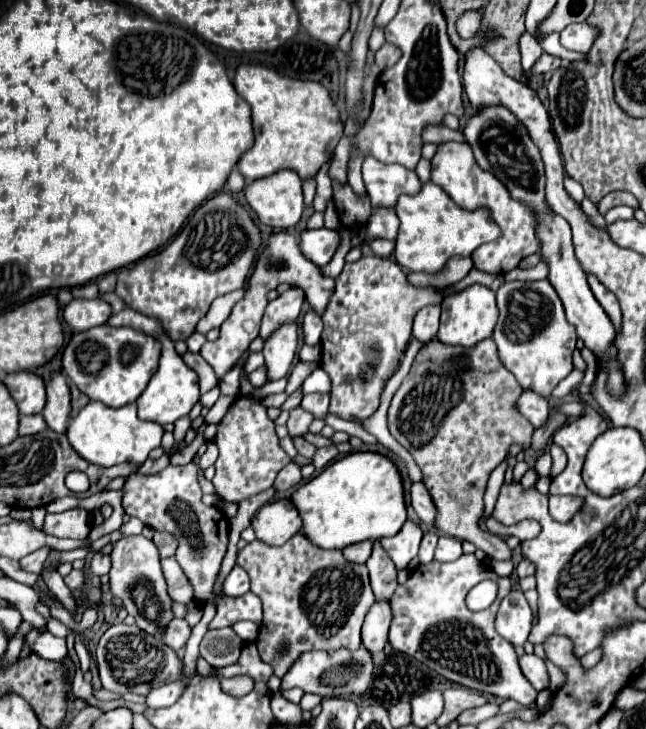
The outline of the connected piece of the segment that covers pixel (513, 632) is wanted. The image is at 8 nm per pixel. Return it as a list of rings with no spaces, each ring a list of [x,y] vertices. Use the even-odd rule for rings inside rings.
[[[512,589],[496,613],[496,631],[512,645],[524,645],[532,629],[532,609],[520,589]]]

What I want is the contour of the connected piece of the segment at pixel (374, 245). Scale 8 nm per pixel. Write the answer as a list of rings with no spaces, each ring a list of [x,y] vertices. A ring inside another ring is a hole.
[[[370,239],[368,241],[370,249],[378,255],[378,257],[390,257],[394,251],[394,241],[386,241],[386,239]]]

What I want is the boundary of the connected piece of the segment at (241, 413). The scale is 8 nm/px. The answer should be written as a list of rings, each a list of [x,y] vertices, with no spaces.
[[[238,397],[230,407],[228,415],[222,419],[222,425],[214,437],[220,455],[214,463],[216,475],[212,479],[216,493],[224,501],[240,503],[252,495],[258,495],[272,487],[280,469],[290,461],[290,457],[280,449],[278,435],[274,431],[274,421],[266,415],[266,407],[260,405],[260,399]]]

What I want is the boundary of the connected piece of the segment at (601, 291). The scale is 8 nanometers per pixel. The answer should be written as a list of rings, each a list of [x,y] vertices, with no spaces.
[[[588,275],[588,285],[590,285],[594,297],[598,299],[598,303],[602,305],[602,309],[604,309],[604,311],[608,313],[608,317],[612,319],[614,327],[618,329],[618,327],[620,327],[620,319],[622,319],[622,315],[620,315],[620,305],[618,305],[616,295],[614,295],[612,291],[608,291],[608,289],[606,289],[598,279],[594,279],[592,275]]]

